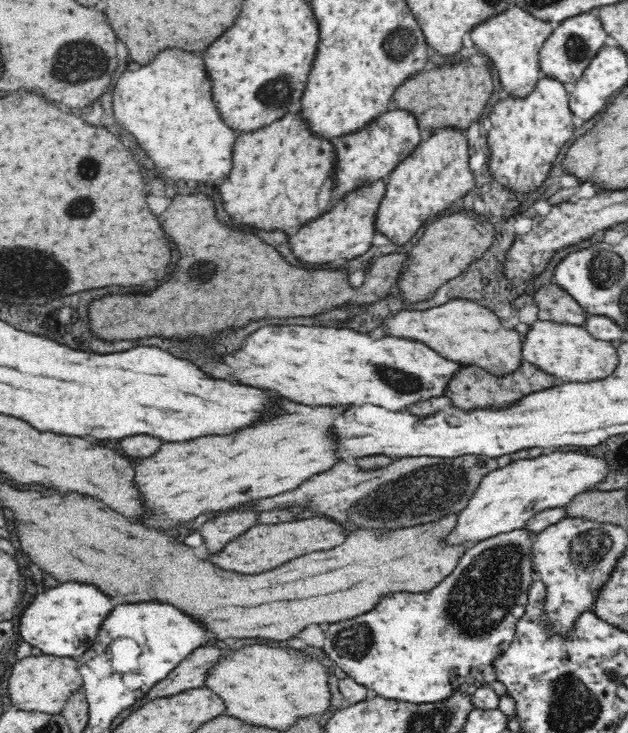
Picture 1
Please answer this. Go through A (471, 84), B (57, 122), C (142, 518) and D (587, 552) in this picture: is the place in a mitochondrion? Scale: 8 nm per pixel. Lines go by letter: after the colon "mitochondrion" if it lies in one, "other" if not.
A: other
B: other
C: other
D: mitochondrion

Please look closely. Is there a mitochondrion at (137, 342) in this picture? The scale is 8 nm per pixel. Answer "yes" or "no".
no

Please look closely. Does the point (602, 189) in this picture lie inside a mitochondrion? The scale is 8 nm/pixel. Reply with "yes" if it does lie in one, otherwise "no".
no

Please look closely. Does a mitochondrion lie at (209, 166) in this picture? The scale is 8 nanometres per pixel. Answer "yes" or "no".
no

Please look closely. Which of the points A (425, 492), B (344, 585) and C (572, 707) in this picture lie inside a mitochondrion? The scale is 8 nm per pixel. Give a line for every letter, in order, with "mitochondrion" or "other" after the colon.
A: mitochondrion
B: other
C: mitochondrion

